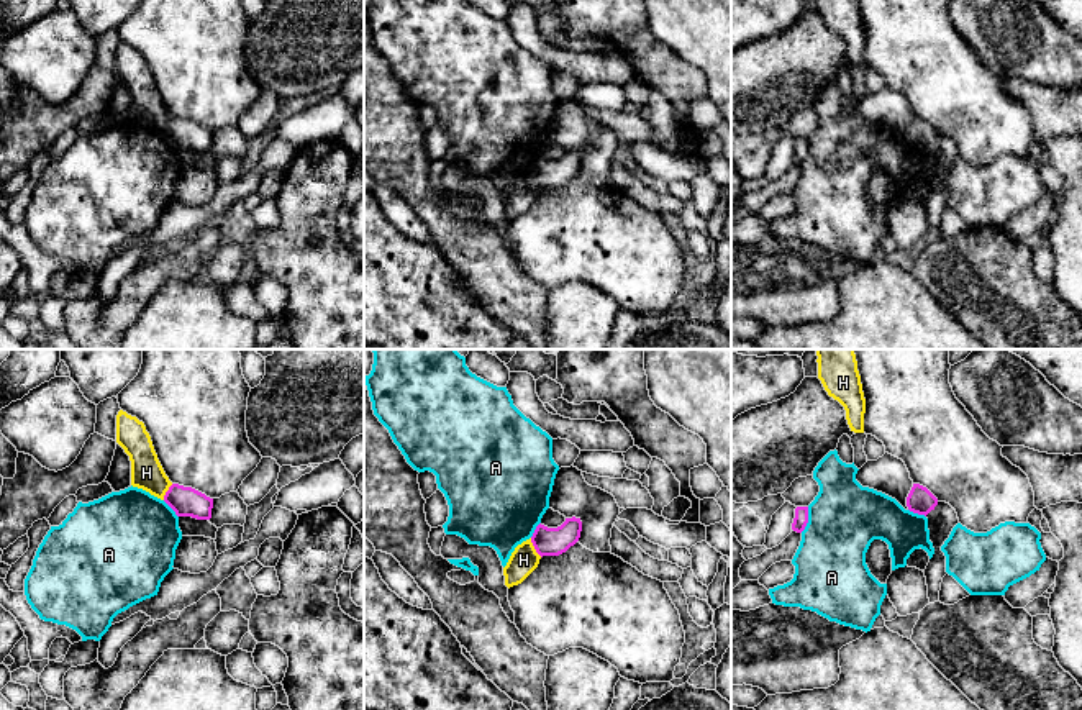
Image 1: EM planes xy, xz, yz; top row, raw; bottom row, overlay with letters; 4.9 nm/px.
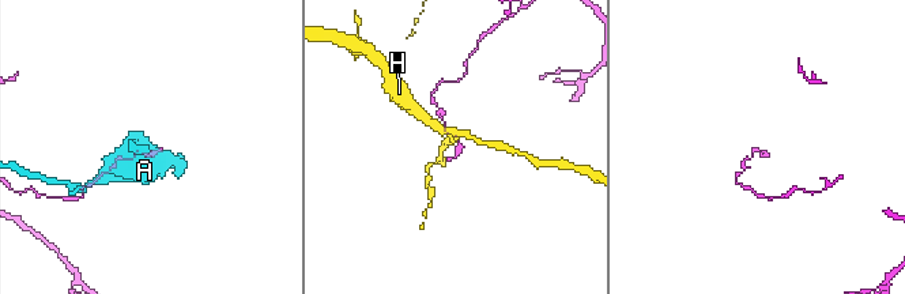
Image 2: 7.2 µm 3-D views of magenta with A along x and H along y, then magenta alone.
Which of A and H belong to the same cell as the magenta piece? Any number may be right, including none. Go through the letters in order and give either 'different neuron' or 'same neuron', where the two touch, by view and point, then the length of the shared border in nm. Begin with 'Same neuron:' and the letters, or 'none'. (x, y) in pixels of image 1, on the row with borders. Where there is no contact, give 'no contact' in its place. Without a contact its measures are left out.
Same neuron: none
A: different neuron; contact yz (807, 520); length 130 nm
H: different neuron; contact xz (535, 548); length 110 nm

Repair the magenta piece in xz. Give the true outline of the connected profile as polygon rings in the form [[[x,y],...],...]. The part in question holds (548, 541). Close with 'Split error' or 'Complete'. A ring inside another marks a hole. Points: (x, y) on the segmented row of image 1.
[[[575,517],[566,518],[557,528],[548,528],[539,523],[531,536],[531,543],[541,558],[559,556],[579,541],[580,531],[582,521]]]. Complete

